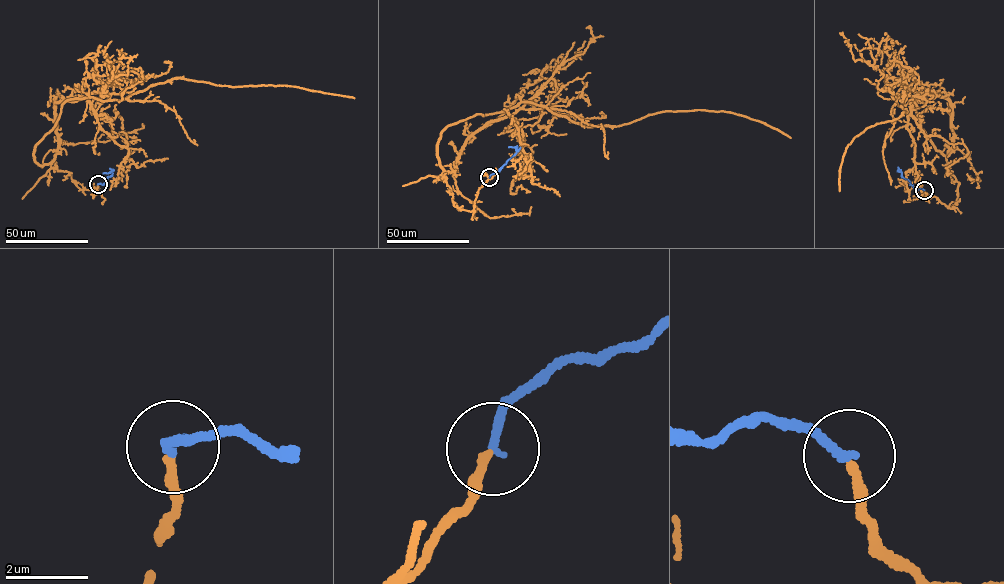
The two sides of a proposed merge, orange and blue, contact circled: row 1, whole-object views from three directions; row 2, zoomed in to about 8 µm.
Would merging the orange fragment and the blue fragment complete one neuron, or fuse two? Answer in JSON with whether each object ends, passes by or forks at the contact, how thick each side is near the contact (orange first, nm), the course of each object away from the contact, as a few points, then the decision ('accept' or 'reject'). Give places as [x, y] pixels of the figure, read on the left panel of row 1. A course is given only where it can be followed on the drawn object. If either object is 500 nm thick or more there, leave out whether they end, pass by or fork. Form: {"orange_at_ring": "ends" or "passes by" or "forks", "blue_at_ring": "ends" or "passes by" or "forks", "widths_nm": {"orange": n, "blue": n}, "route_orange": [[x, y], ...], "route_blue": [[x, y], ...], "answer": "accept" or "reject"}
{"orange_at_ring": "ends", "blue_at_ring": "ends", "widths_nm": {"orange": 200, "blue": 220}, "route_orange": [[98, 184], [79, 189], [71, 173], [39, 164], [33, 155], [70, 99], [124, 99], [179, 78], [354, 98]], "route_blue": [[98, 184], [105, 183], [112, 171], [103, 173]], "answer": "accept"}

